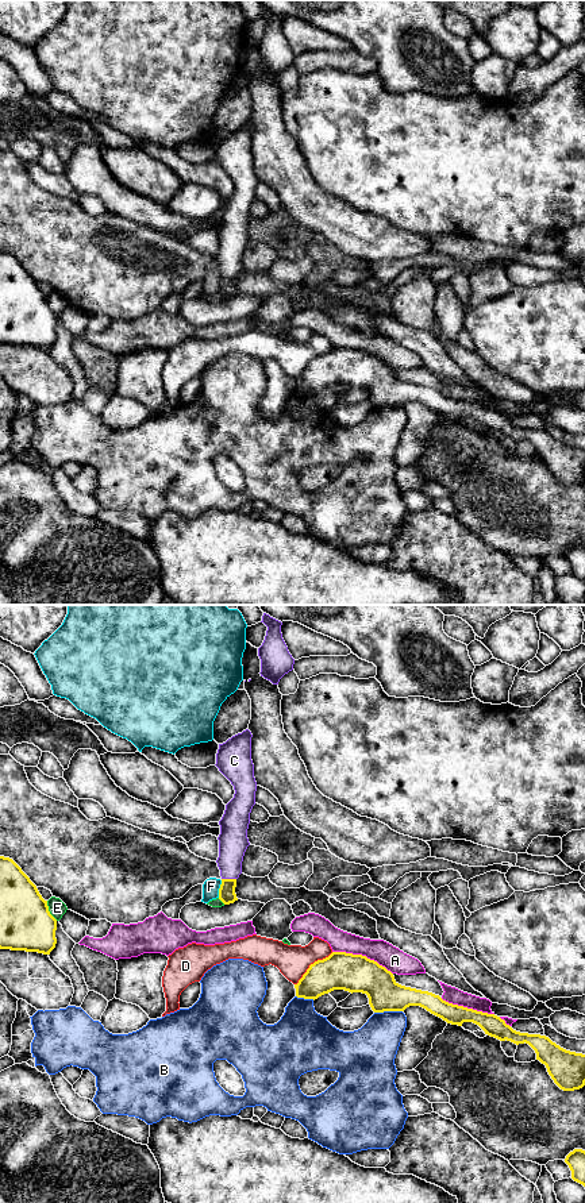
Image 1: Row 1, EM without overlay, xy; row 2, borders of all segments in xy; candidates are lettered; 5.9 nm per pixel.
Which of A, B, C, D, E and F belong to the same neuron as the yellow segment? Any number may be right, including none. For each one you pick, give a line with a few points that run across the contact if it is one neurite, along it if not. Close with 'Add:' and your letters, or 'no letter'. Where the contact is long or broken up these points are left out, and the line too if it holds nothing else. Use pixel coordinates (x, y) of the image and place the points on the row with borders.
C: line xy (227, 895), (229, 879), (233, 840)
Add: C

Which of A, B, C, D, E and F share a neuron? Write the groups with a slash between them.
A / B / C / D / E / F

